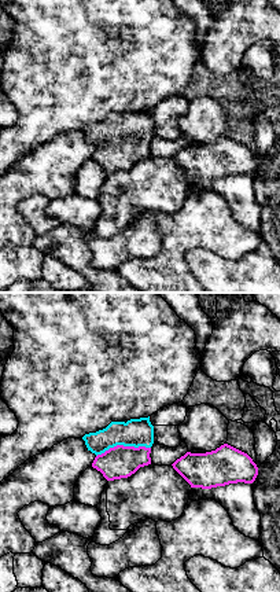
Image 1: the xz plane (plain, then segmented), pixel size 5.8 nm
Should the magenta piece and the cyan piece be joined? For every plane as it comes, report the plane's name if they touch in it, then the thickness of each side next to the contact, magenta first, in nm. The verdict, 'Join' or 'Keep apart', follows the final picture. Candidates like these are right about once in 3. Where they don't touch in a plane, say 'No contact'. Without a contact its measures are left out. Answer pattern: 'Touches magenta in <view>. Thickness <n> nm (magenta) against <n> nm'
Touches magenta in xz. Thickness 190 nm (magenta) against 160 nm

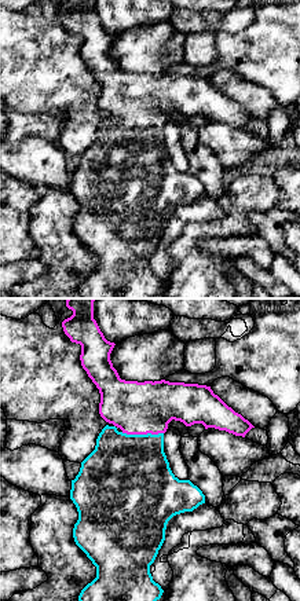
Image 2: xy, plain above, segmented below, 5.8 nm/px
Touches magenta in xy. Thickness 300 nm (magenta) against 460 nm

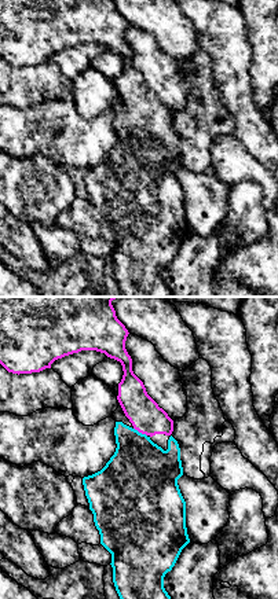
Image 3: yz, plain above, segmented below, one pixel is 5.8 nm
Touches magenta in yz. Thickness 190 nm (magenta) against 400 nm

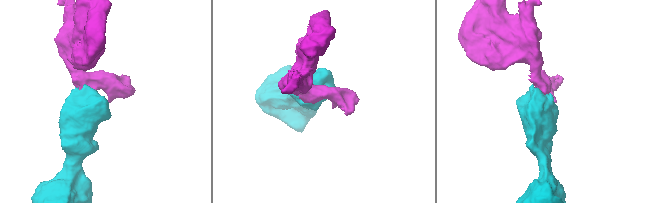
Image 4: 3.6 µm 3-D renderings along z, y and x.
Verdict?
Join

